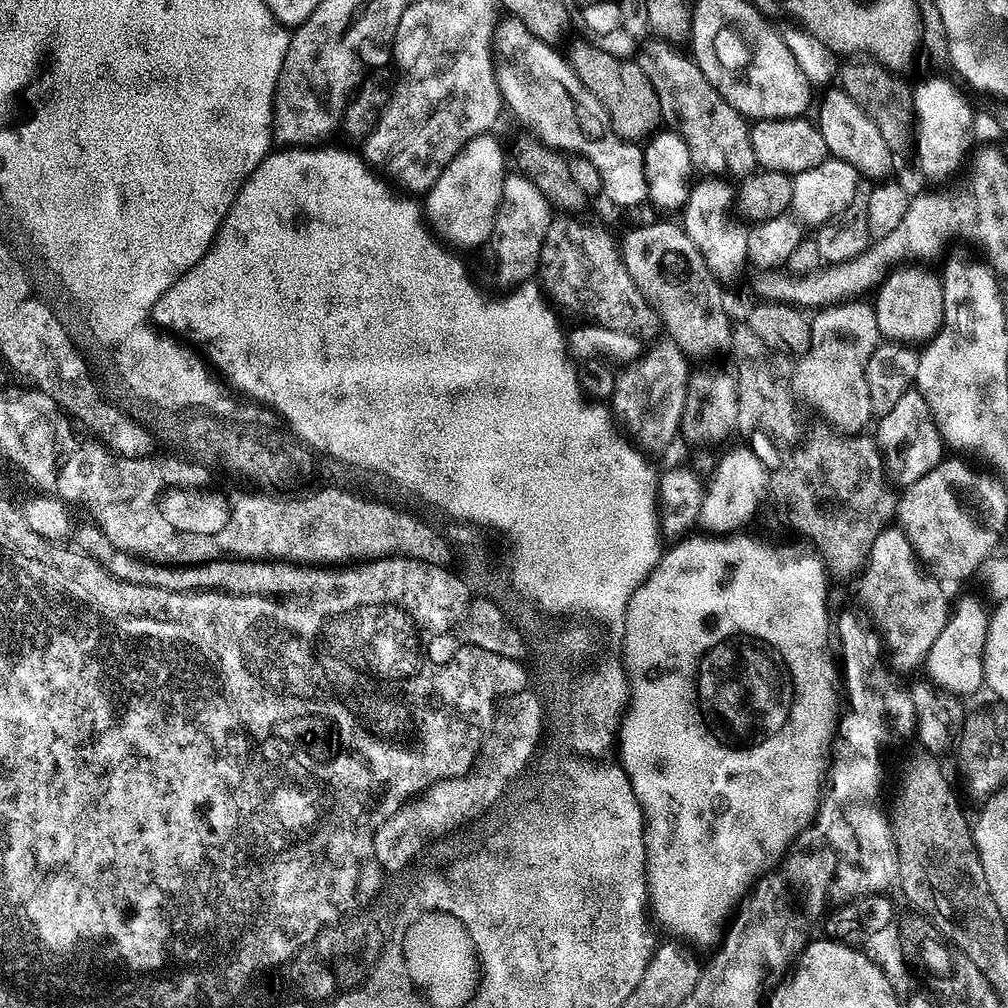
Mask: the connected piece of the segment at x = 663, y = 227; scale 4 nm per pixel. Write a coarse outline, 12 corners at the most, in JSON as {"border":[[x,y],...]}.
{"border":[[679,223],[631,227],[624,265],[694,360],[732,341],[725,289]]}

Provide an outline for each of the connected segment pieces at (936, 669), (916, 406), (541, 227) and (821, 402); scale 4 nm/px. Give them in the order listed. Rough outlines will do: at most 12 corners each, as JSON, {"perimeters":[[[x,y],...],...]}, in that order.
{"perimeters":[[[955,605],[927,679],[961,698],[985,687],[989,609]],[[914,388],[879,417],[874,439],[887,478],[912,485],[944,458]],[[519,174],[496,211],[496,276],[537,275],[554,209]],[[860,298],[811,317],[793,397],[829,429],[874,420],[866,362],[882,337]]]}

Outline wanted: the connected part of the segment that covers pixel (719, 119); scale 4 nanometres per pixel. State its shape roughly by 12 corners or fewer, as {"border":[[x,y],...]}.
{"border":[[652,38],[638,63],[701,173],[755,171],[749,121],[691,55]]}

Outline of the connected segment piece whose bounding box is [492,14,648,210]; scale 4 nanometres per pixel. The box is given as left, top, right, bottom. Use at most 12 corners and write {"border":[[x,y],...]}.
{"border":[[517,16],[492,34],[503,107],[590,158],[620,210],[648,200],[639,143]]}

